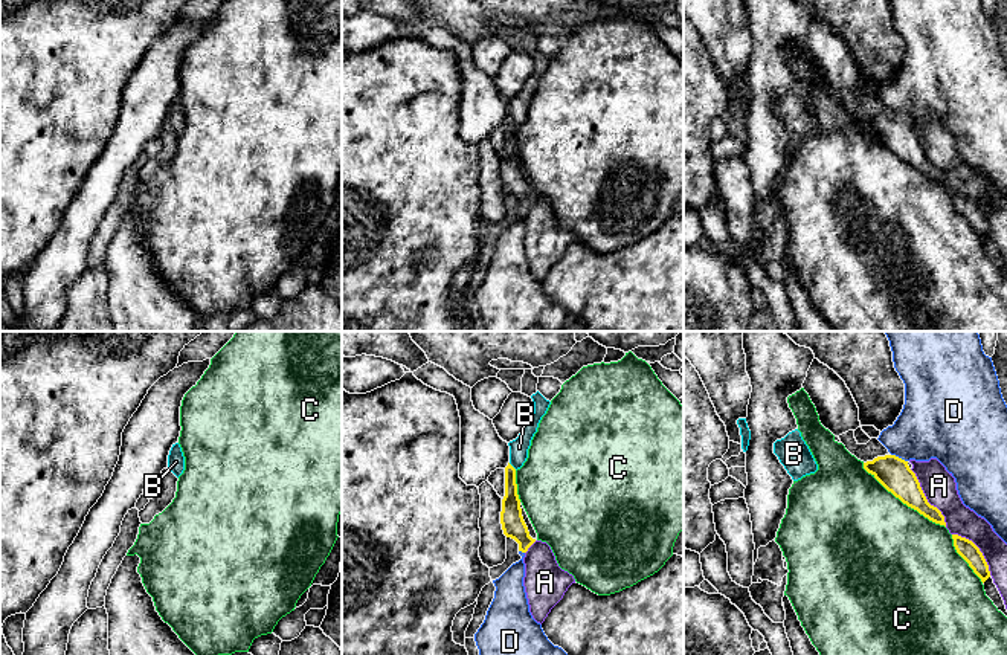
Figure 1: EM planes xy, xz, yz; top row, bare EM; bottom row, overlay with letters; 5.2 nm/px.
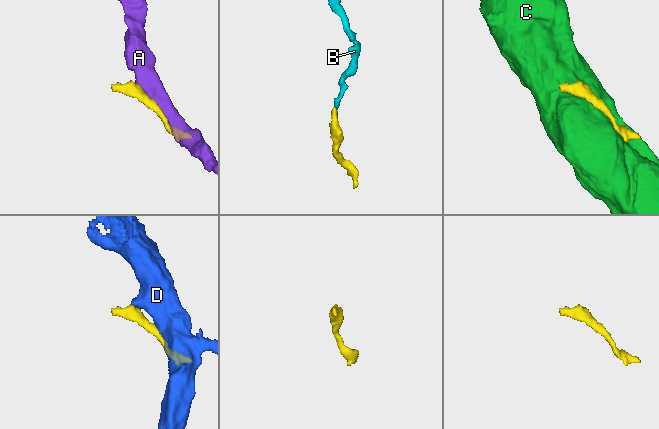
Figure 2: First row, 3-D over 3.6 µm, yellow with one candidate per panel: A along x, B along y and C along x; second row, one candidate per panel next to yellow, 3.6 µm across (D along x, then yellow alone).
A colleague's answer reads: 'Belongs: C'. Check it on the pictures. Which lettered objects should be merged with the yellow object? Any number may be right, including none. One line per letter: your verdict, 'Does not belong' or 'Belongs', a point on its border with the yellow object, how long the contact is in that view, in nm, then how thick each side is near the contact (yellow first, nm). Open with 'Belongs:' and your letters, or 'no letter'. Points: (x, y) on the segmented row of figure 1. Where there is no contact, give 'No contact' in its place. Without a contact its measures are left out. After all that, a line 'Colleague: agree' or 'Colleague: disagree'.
Belongs: B
A: Does not belong. Touches yellow at yz (925, 498). Shared border 360 nm. Thickness 170 nm (yellow) against 180 nm
B: Belongs. Touches yellow at xz (511, 466). Shared border 60 nm. Thickness 110 nm (yellow) against 100 nm
C: Does not belong. Touches yellow at yz (902, 501). Shared border 550 nm. Thickness 170 nm (yellow) against 500 nm
D: Does not belong. Touches yellow at yz (897, 457). Shared border 100 nm. Thickness 170 nm (yellow) against 360 nm
Colleague: disagree

